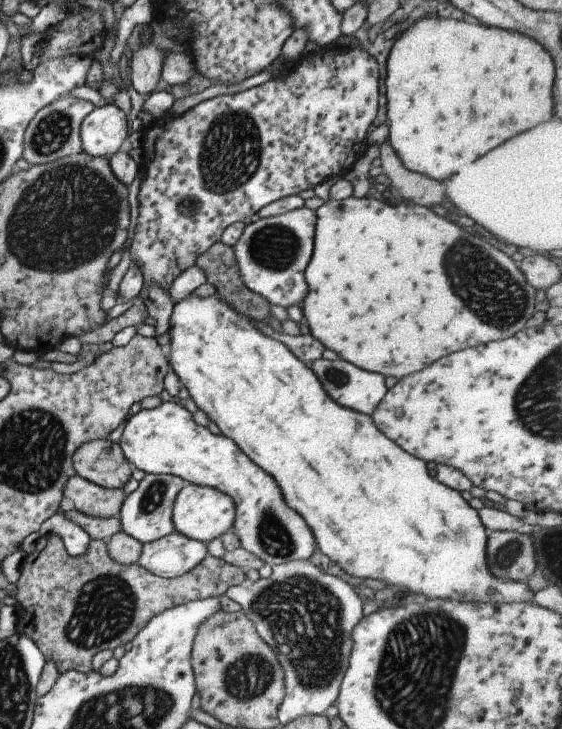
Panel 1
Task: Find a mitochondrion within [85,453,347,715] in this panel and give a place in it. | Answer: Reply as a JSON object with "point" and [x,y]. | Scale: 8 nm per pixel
{"point":[250,676]}

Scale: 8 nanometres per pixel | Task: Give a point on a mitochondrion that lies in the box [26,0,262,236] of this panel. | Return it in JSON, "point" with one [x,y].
{"point":[53,133]}

